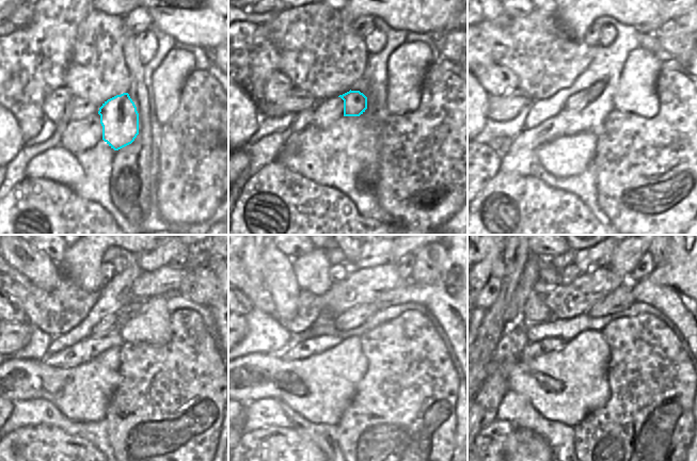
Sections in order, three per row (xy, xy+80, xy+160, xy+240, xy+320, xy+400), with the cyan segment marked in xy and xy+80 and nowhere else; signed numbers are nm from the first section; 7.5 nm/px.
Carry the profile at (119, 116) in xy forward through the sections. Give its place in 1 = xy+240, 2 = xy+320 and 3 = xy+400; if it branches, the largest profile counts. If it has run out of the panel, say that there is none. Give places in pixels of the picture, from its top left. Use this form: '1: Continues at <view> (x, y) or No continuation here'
1: Continues at xy+240 (129, 311)
2: Continues at xy+320 (445, 299)
3: Continues at xy+400 (684, 287).

